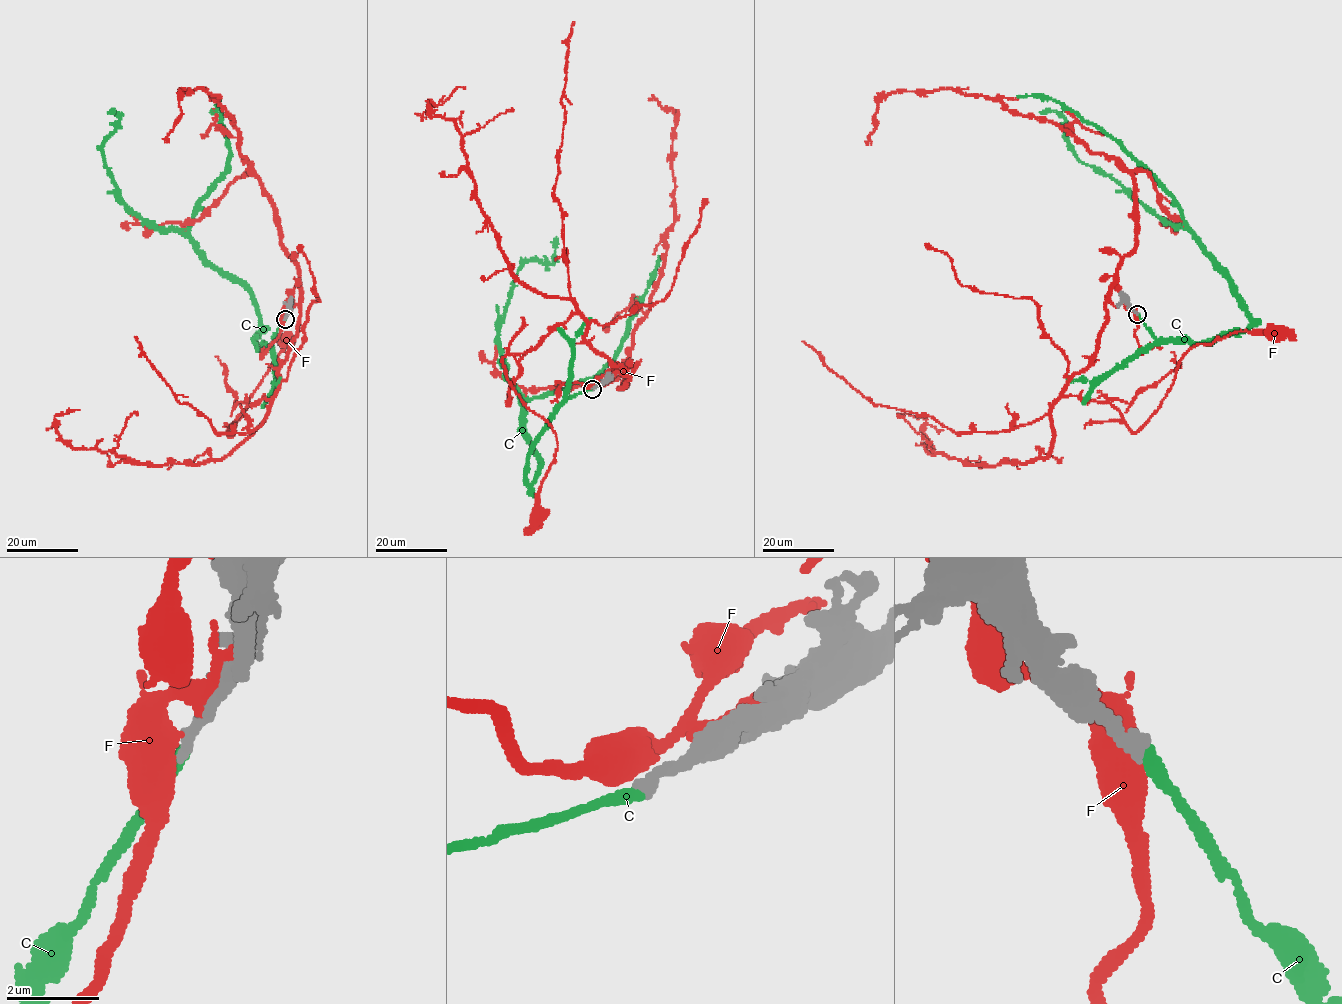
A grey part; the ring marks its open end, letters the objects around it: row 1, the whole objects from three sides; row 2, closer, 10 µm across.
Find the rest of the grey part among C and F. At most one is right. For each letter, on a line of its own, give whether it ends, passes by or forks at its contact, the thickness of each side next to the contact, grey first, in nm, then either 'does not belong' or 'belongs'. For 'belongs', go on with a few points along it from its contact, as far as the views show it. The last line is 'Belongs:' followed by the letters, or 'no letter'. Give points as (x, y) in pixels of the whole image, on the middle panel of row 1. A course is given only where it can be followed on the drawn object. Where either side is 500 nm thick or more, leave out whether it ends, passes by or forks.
C: it ends there; 280 nm thick on the grey side, 280 nm on the other; belongs; it runs (592, 389), (541, 432), (528, 484), (542, 465), (497, 339), (515, 274), (529, 260), (551, 264), (557, 237)
F: 280 nm thick on the grey side, 600 nm on the other; does not belong
Belongs: C

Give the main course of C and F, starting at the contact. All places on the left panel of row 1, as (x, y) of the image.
C: (285, 319), (257, 347), (252, 293), (184, 234), (127, 208), (104, 164), (111, 111)
F: (284, 319), (297, 286), (300, 323), (277, 392), (246, 405), (229, 436), (284, 350), (275, 337), (286, 339)

